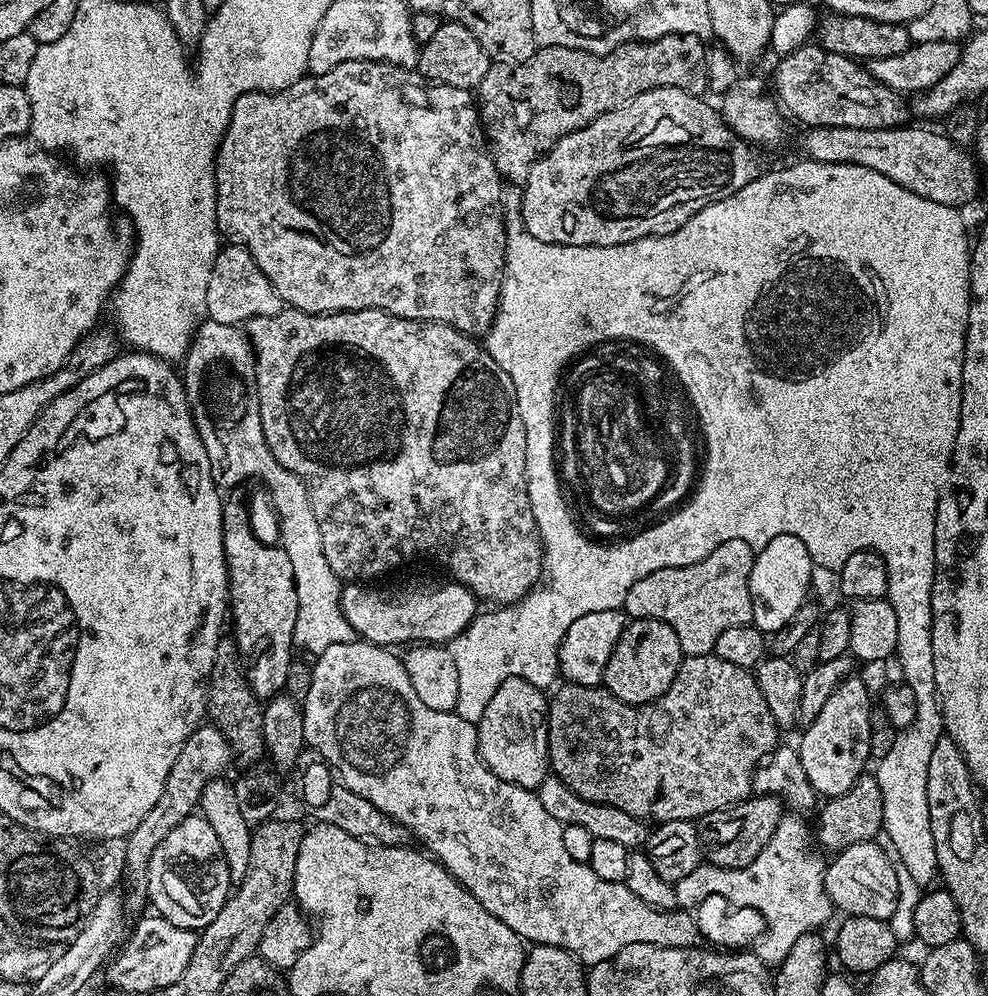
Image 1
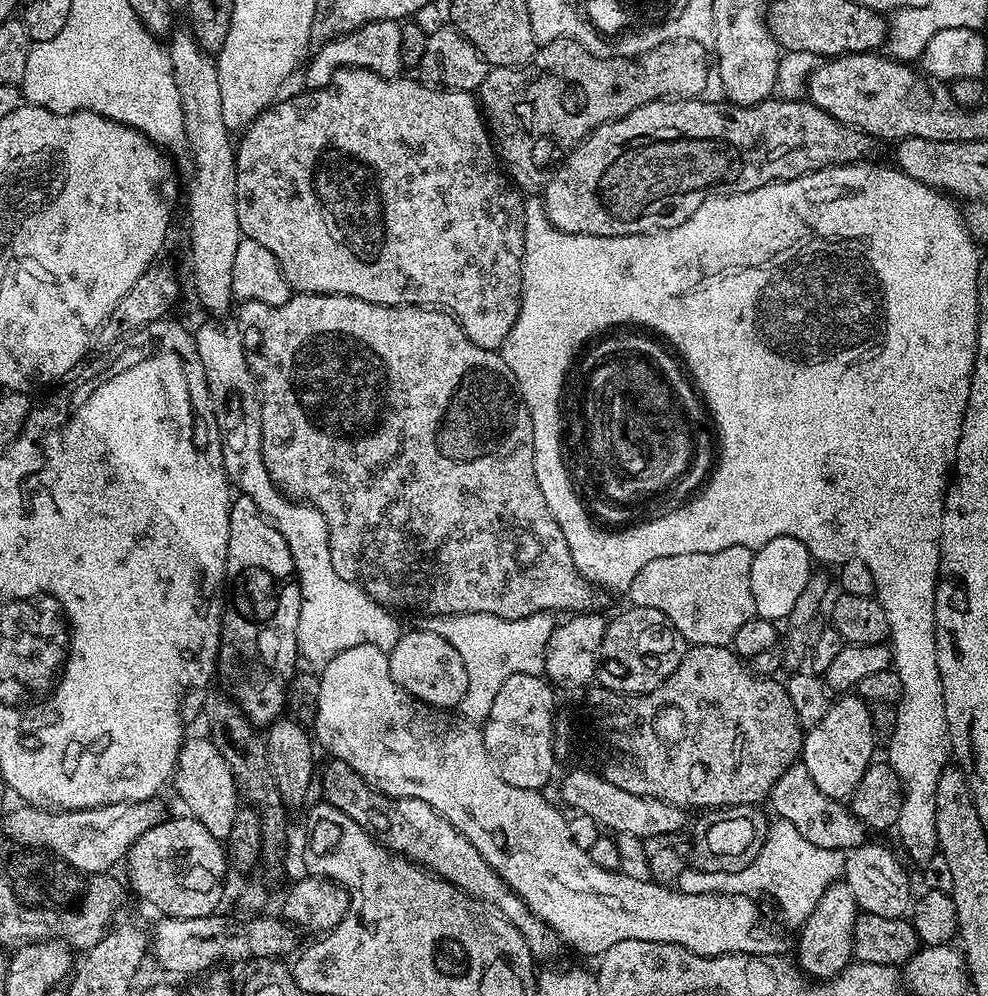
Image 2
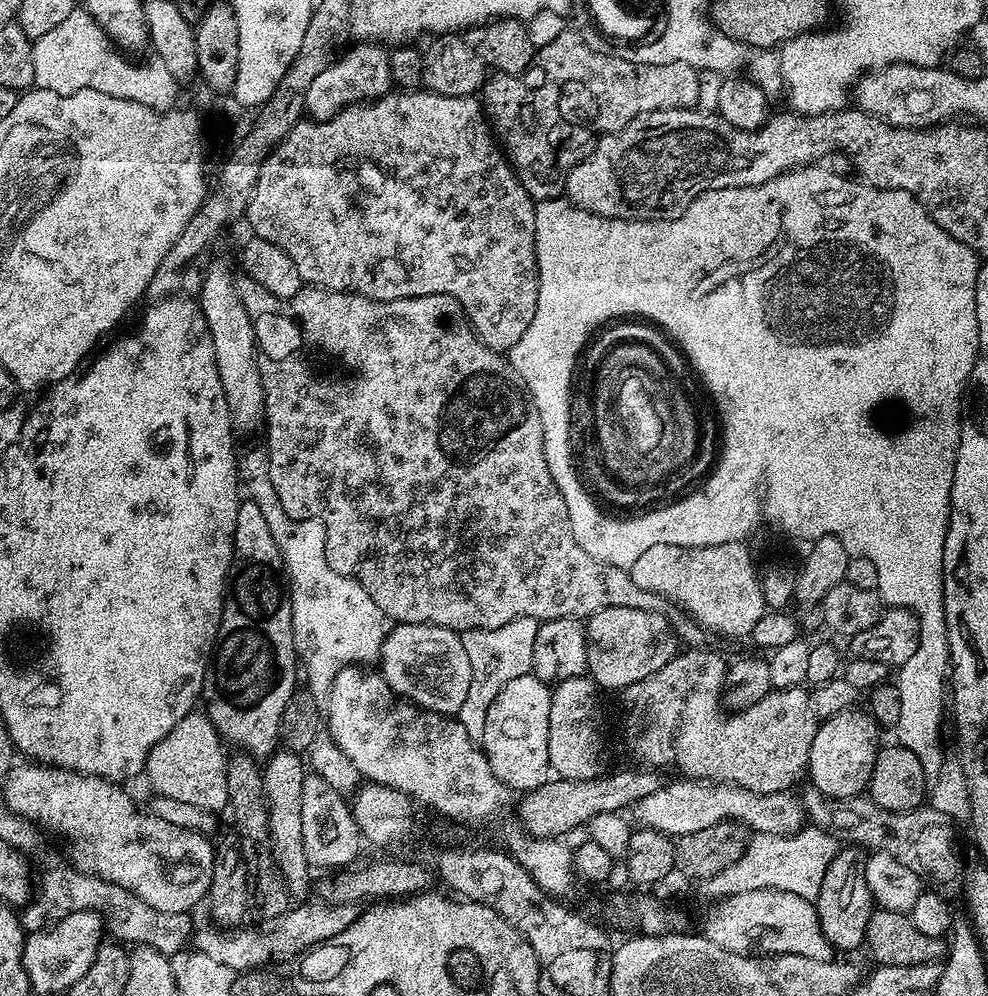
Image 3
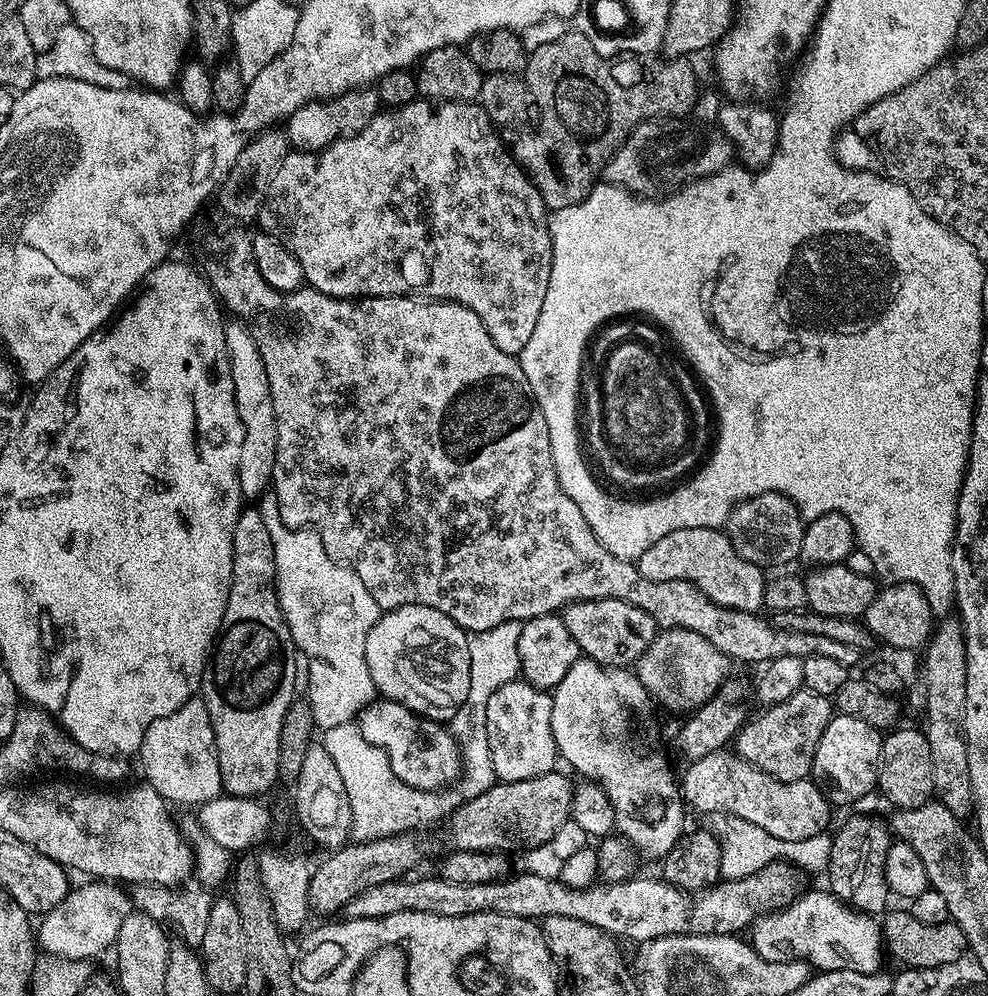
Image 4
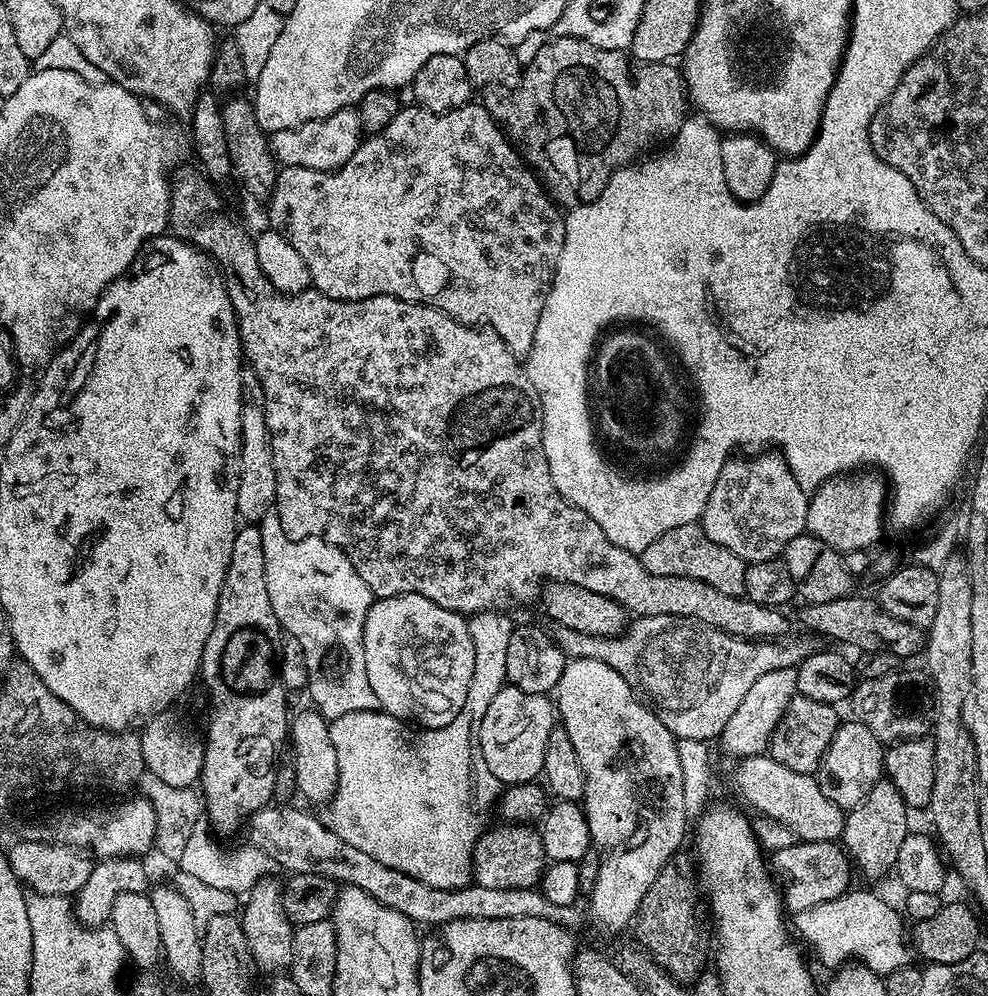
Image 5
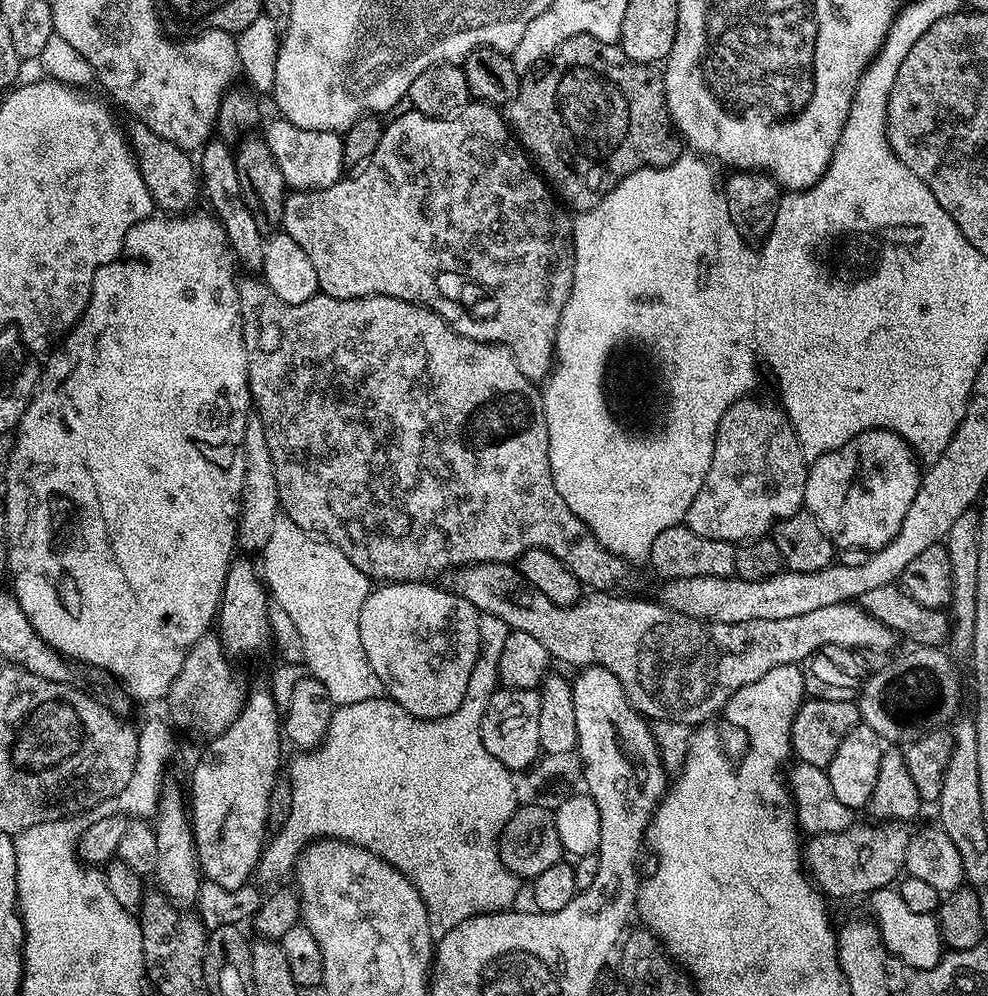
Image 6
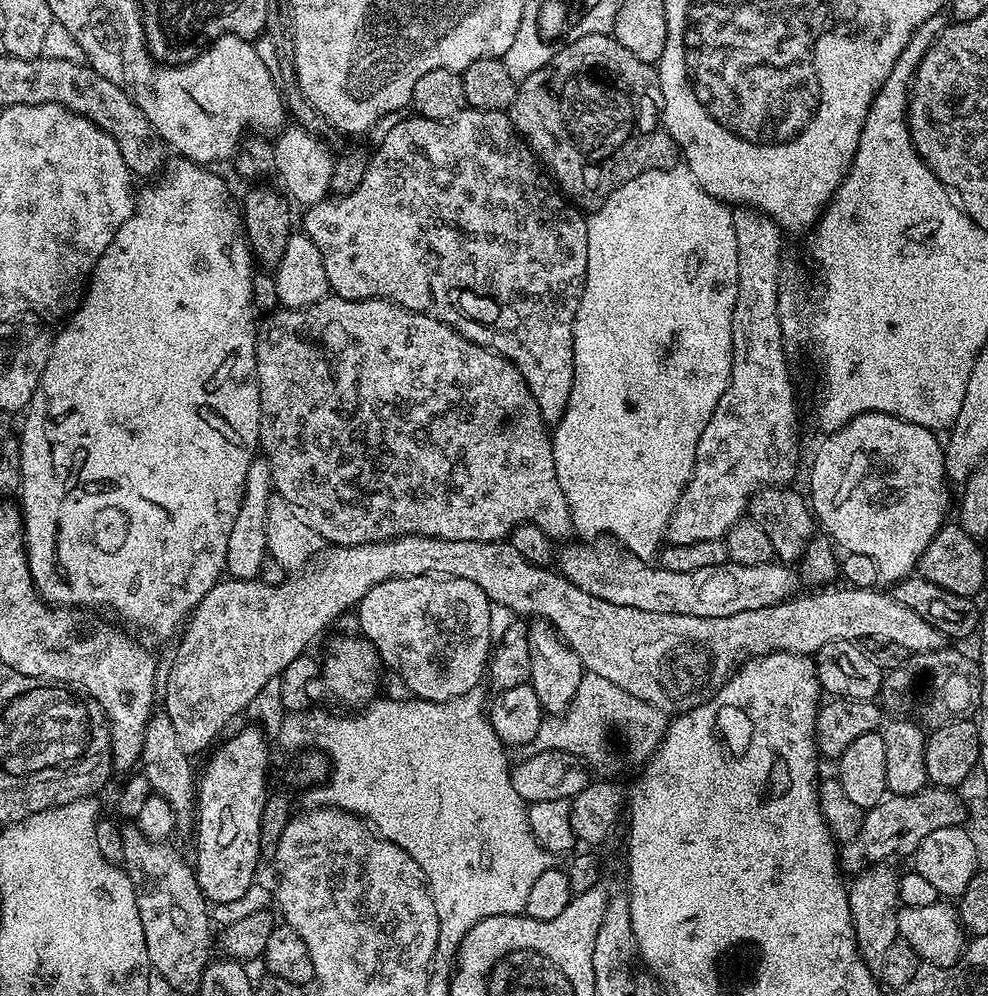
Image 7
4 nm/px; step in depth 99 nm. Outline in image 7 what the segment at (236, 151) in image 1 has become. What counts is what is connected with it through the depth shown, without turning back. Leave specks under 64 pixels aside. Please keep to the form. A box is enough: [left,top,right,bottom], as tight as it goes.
[303,107,588,426]

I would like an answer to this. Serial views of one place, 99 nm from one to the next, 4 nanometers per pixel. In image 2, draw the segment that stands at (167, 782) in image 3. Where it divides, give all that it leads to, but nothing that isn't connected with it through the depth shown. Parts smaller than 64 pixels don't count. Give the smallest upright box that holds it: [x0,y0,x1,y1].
[172,737,240,840]

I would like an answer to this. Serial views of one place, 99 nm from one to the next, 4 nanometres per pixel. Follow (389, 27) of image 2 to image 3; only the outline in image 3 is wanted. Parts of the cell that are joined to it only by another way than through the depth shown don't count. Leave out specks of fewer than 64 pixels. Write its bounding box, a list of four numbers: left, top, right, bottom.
[304,42,394,120]

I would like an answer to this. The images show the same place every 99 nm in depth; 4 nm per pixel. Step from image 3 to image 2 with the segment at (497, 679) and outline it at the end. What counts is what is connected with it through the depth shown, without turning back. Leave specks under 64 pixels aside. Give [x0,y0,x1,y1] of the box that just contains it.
[426,614,554,725]

